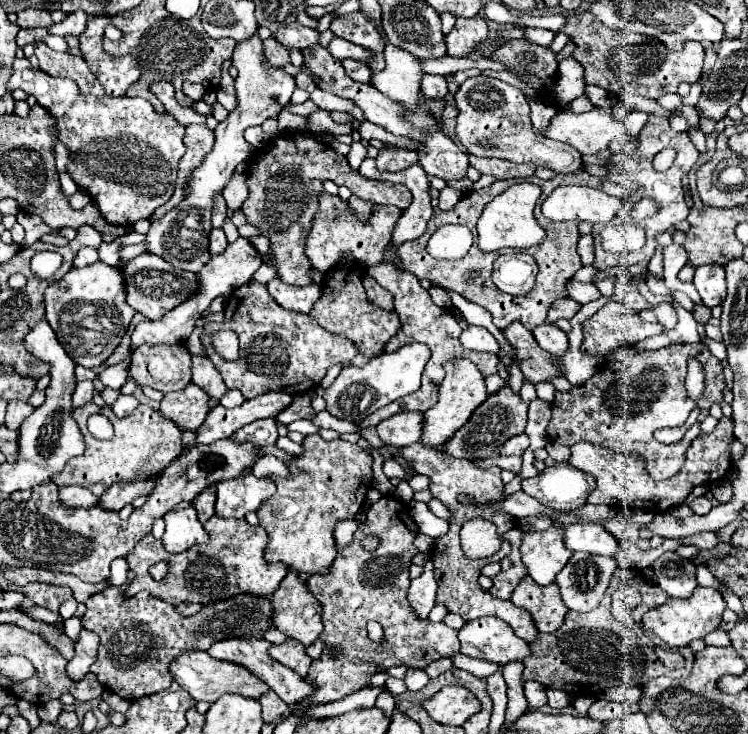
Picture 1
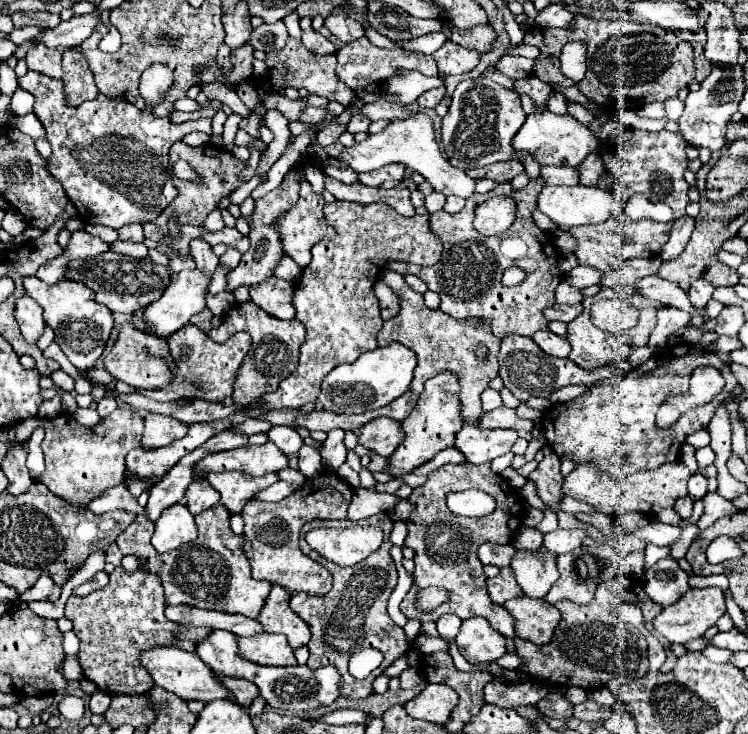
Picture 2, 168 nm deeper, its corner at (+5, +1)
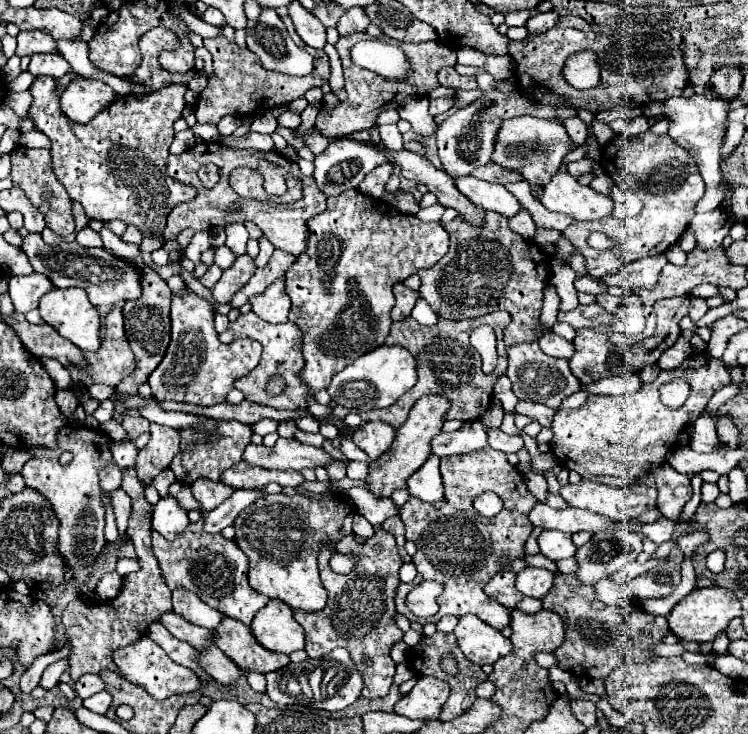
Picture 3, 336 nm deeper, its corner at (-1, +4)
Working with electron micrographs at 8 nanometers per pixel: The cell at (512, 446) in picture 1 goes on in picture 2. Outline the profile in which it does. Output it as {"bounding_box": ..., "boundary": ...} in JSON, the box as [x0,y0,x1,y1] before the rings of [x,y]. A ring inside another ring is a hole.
{"bounding_box":[454,425,518,465],"boundary":[[[464,425],[458,431],[454,447],[466,457],[468,463],[480,465],[486,461],[496,459],[510,451],[518,435],[514,431],[500,431],[500,429],[480,429],[474,425]]]}

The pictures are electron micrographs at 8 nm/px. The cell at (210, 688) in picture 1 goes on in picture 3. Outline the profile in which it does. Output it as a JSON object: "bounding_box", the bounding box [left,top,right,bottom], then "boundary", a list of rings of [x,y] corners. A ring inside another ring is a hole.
{"bounding_box":[114,636,202,700],"boundary":[[[148,636],[140,638],[140,642],[134,642],[132,646],[126,646],[126,648],[116,650],[114,658],[116,658],[116,666],[120,666],[122,676],[128,682],[132,682],[132,684],[144,686],[154,698],[160,698],[162,700],[162,698],[168,698],[172,694],[196,692],[196,690],[202,688],[202,680],[190,668],[184,668],[184,666],[172,662],[168,658],[168,654],[154,640],[150,640]]]}

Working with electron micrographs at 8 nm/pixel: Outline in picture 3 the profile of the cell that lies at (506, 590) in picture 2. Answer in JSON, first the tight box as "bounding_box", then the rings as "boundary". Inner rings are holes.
{"bounding_box":[484,570,524,608],"boundary":[[[506,570],[506,572],[498,572],[498,574],[486,584],[484,592],[486,592],[492,600],[500,602],[502,606],[514,608],[514,606],[524,598],[524,594],[520,594],[520,592],[516,590],[514,582],[516,582],[516,574],[514,574],[514,572],[508,572],[508,570]]]}

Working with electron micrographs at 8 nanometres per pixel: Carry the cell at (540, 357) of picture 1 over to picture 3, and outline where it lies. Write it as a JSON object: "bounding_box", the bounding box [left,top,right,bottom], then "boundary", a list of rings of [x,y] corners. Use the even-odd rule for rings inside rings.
{"bounding_box":[506,342,580,410],"boundary":[[[520,342],[514,346],[508,346],[508,370],[506,376],[512,382],[512,390],[518,396],[518,400],[528,400],[528,402],[540,402],[546,404],[554,410],[558,410],[560,402],[580,390],[578,378],[572,374],[568,360],[552,358],[544,354],[538,348],[538,342]]]}

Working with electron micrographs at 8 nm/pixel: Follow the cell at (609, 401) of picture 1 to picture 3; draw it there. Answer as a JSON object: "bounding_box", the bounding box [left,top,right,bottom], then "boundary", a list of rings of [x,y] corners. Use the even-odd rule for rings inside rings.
{"bounding_box":[552,352,730,478],"boundary":[[[706,352],[692,354],[676,370],[660,370],[652,384],[644,384],[632,396],[588,396],[586,404],[576,410],[558,410],[552,422],[552,452],[568,470],[576,470],[582,478],[626,474],[628,478],[638,478],[650,470],[652,460],[666,458],[678,434],[694,424],[712,394],[730,382],[730,370],[720,358],[712,358]],[[674,378],[688,378],[692,386],[692,394],[678,410],[666,408],[658,398],[658,388]]]}

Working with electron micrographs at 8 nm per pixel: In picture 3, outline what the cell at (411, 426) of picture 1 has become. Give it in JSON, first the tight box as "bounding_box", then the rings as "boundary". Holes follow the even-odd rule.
{"bounding_box":[354,420,396,460],"boundary":[[[382,420],[366,422],[354,432],[354,444],[360,450],[364,450],[372,460],[380,458],[392,446],[394,438],[396,438],[396,430]]]}

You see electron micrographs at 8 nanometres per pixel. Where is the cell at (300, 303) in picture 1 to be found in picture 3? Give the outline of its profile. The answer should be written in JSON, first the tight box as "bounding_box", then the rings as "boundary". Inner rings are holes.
{"bounding_box":[248,278,290,324],"boundary":[[[278,278],[264,292],[254,294],[248,300],[252,304],[252,312],[256,312],[266,322],[270,322],[270,324],[288,322],[290,298],[284,292],[284,278]]]}

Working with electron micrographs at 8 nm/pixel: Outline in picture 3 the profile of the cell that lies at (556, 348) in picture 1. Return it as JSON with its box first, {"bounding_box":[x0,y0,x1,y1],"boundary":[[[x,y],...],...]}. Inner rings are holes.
{"bounding_box":[538,332,574,360],"boundary":[[[546,332],[546,334],[538,340],[538,344],[540,344],[540,350],[542,350],[544,354],[556,356],[556,358],[566,358],[566,360],[570,360],[572,354],[574,354],[574,344],[568,342],[568,340],[564,340],[562,336],[558,336],[558,334],[554,334],[554,332]]]}

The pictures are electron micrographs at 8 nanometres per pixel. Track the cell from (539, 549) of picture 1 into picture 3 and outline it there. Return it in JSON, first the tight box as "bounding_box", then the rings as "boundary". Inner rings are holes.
{"bounding_box":[516,568,554,598],"boundary":[[[524,568],[516,578],[516,588],[524,596],[542,598],[554,584],[554,572],[546,568]]]}

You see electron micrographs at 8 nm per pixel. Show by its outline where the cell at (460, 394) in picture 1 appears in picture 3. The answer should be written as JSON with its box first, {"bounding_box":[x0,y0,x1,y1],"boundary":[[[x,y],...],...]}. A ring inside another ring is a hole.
{"bounding_box":[366,394,452,496],"boundary":[[[428,394],[412,406],[408,420],[396,430],[396,440],[392,442],[390,450],[370,464],[370,474],[366,478],[366,482],[370,484],[370,492],[374,492],[376,496],[390,496],[392,490],[406,488],[408,478],[416,470],[420,470],[422,464],[432,456],[432,444],[430,442],[436,434],[442,432],[442,426],[446,422],[444,416],[446,416],[450,406],[452,406],[450,400],[440,396],[440,394]]]}

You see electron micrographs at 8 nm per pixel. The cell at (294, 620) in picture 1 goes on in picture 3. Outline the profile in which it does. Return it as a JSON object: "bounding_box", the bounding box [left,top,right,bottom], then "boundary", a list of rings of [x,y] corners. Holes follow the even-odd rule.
{"bounding_box":[252,598,306,654],"boundary":[[[272,598],[254,618],[252,632],[260,640],[260,644],[272,652],[292,654],[294,650],[304,650],[306,634],[294,620],[294,610]]]}

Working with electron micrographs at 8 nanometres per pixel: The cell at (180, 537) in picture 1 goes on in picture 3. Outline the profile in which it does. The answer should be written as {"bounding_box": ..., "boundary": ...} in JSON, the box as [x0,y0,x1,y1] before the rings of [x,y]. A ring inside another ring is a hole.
{"bounding_box":[152,498,188,540],"boundary":[[[160,498],[160,502],[154,506],[152,528],[166,540],[176,540],[188,528],[188,524],[188,512],[184,512],[176,498]]]}

